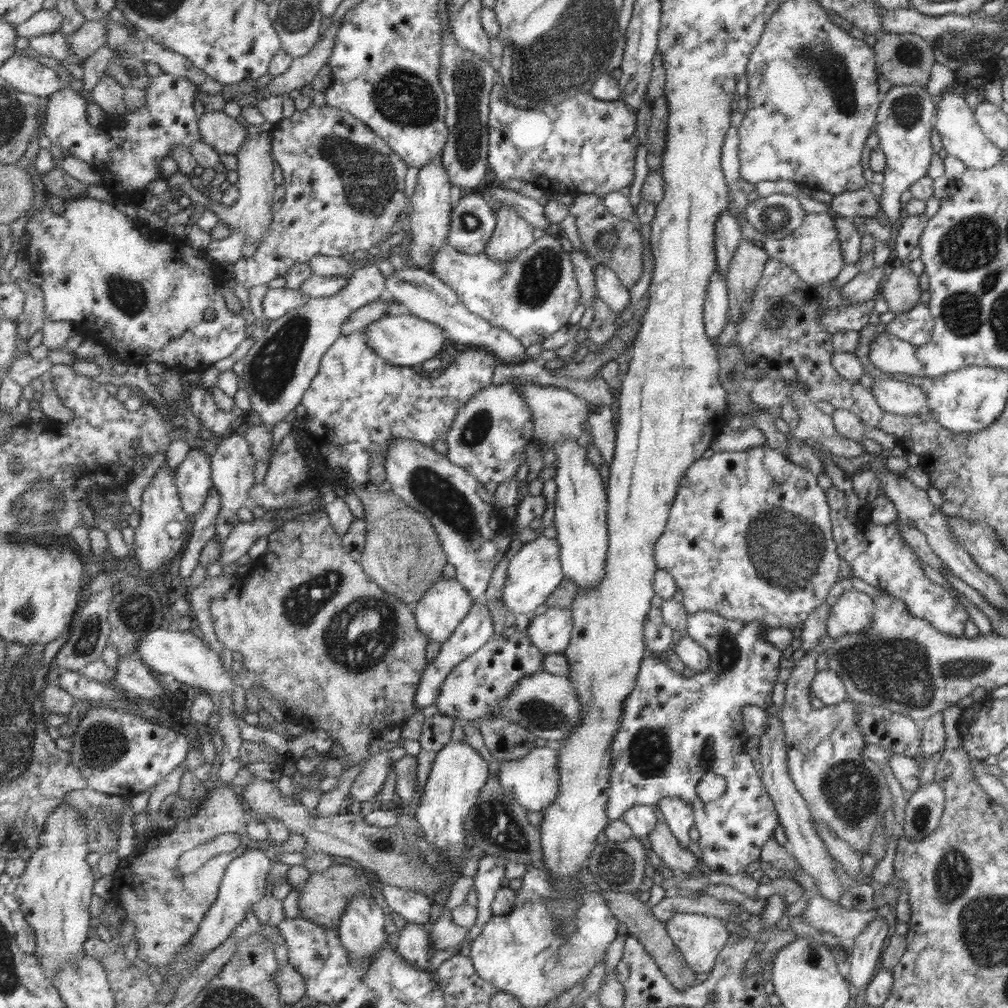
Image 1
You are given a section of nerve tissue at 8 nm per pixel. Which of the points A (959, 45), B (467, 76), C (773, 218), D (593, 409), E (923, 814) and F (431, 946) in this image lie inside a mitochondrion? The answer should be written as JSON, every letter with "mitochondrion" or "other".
{"A":"mitochondrion","B":"mitochondrion","C":"mitochondrion","D":"other","E":"mitochondrion","F":"other"}

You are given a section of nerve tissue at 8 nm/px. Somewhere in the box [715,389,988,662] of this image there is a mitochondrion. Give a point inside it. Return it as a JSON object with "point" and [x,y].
{"point":[785,550]}

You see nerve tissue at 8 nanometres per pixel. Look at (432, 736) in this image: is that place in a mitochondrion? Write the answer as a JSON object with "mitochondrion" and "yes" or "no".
{"mitochondrion":"no"}

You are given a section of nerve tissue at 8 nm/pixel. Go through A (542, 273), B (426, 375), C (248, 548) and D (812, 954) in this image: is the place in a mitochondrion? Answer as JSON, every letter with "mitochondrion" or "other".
{"A":"mitochondrion","B":"other","C":"other","D":"mitochondrion"}

